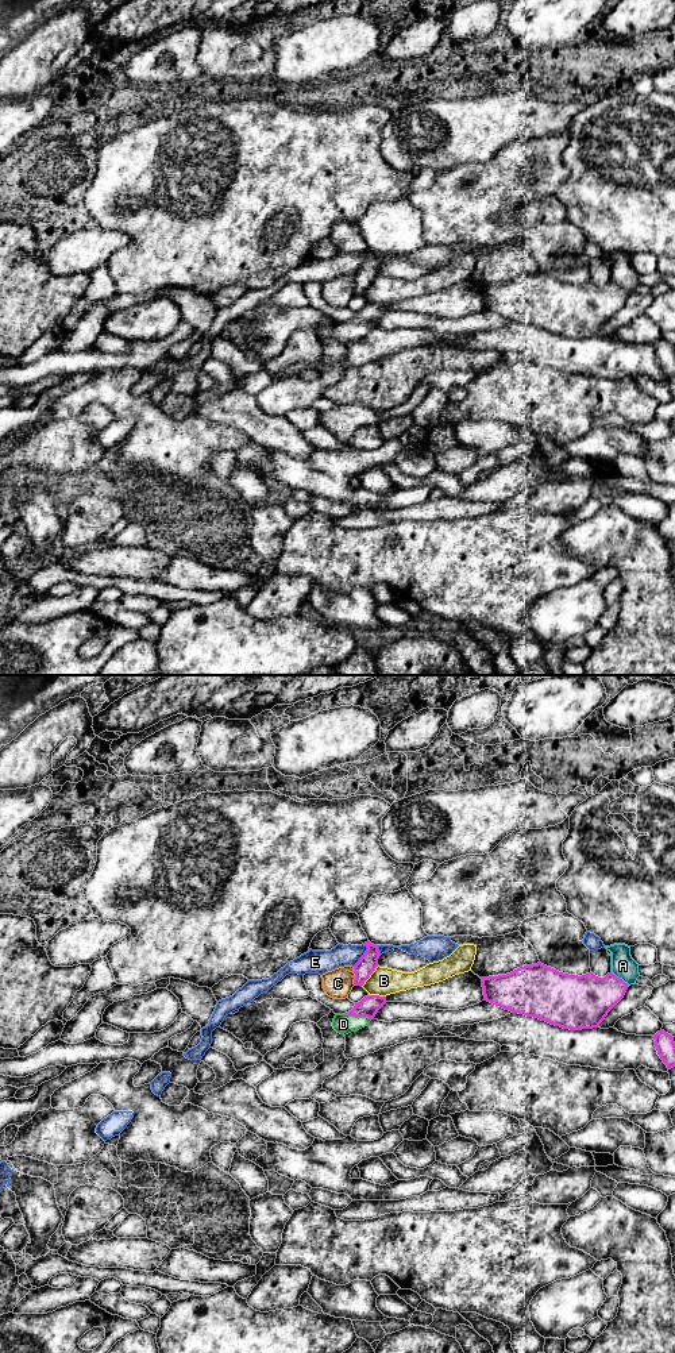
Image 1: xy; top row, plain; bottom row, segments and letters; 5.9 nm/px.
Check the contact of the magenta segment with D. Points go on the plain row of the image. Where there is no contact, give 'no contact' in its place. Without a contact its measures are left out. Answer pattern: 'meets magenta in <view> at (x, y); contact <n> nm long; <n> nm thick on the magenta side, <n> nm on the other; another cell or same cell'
meets magenta in xy at (358, 324); contact 160 nm long; 120 nm thick on the magenta side, 120 nm on the other; same cell

